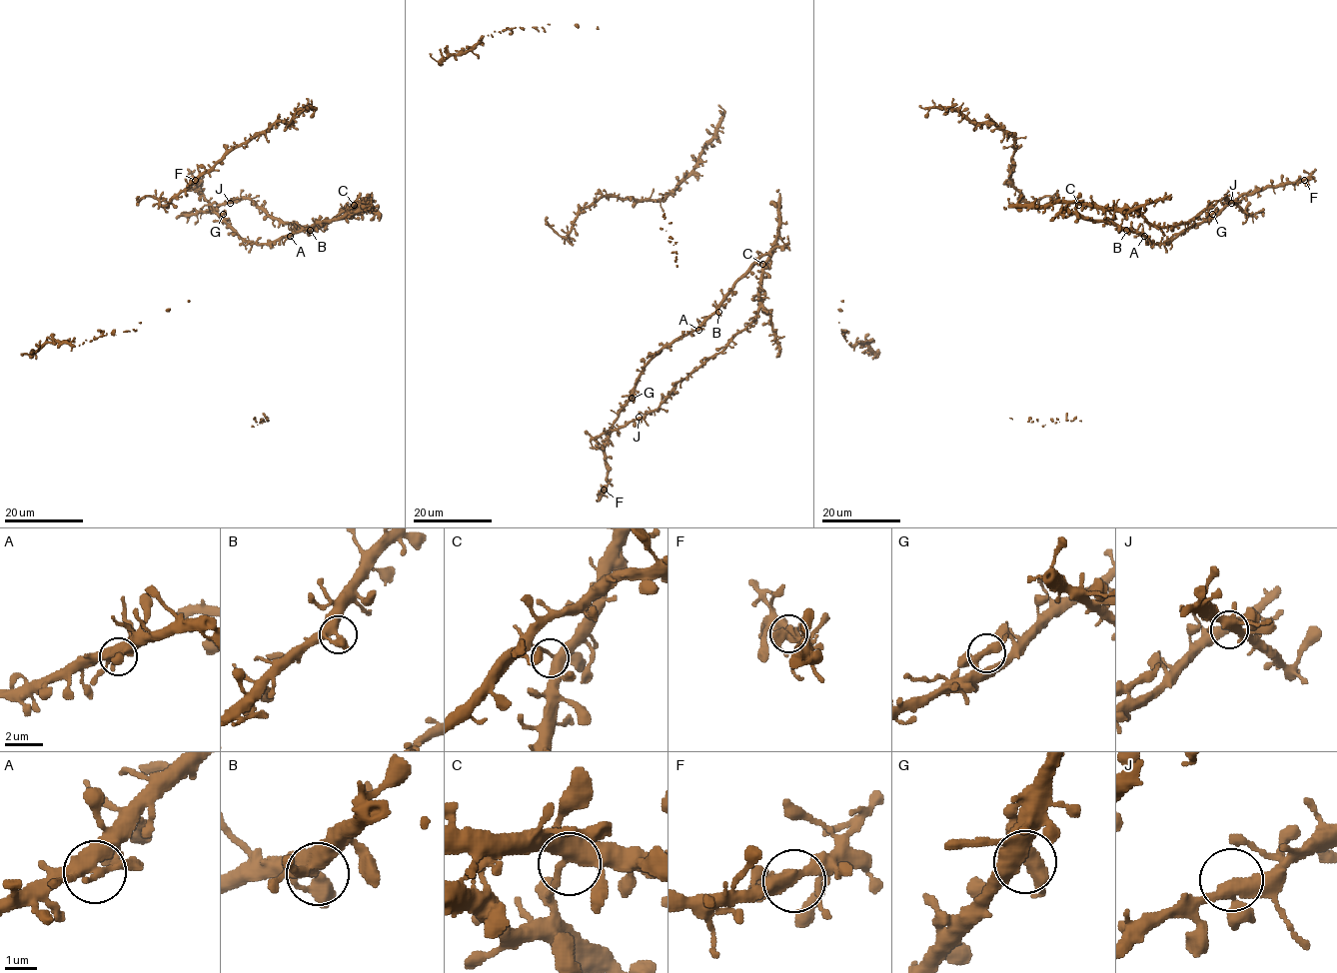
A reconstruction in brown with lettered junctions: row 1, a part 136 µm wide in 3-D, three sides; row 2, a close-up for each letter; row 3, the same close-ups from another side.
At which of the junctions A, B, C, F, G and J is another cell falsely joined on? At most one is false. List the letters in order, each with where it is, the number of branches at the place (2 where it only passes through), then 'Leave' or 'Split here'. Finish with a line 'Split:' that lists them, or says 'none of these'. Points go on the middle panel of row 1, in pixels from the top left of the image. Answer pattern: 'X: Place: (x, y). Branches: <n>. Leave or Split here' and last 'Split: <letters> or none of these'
A: Place: (698, 330). Branches: 3. Split here
B: Place: (718, 312). Branches: 3. Leave
C: Place: (762, 264). Branches: 3. Leave
F: Place: (604, 489). Branches: 3. Leave
G: Place: (632, 398). Branches: 3. Leave
J: Place: (639, 417). Branches: 3. Leave
Split: A

